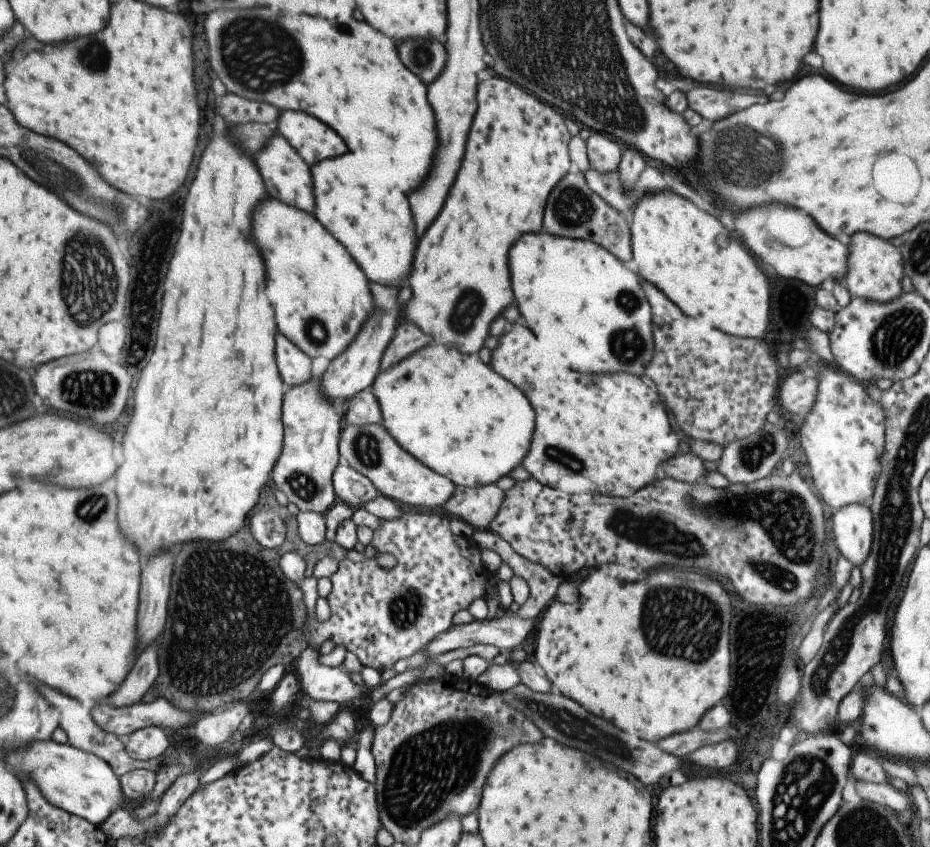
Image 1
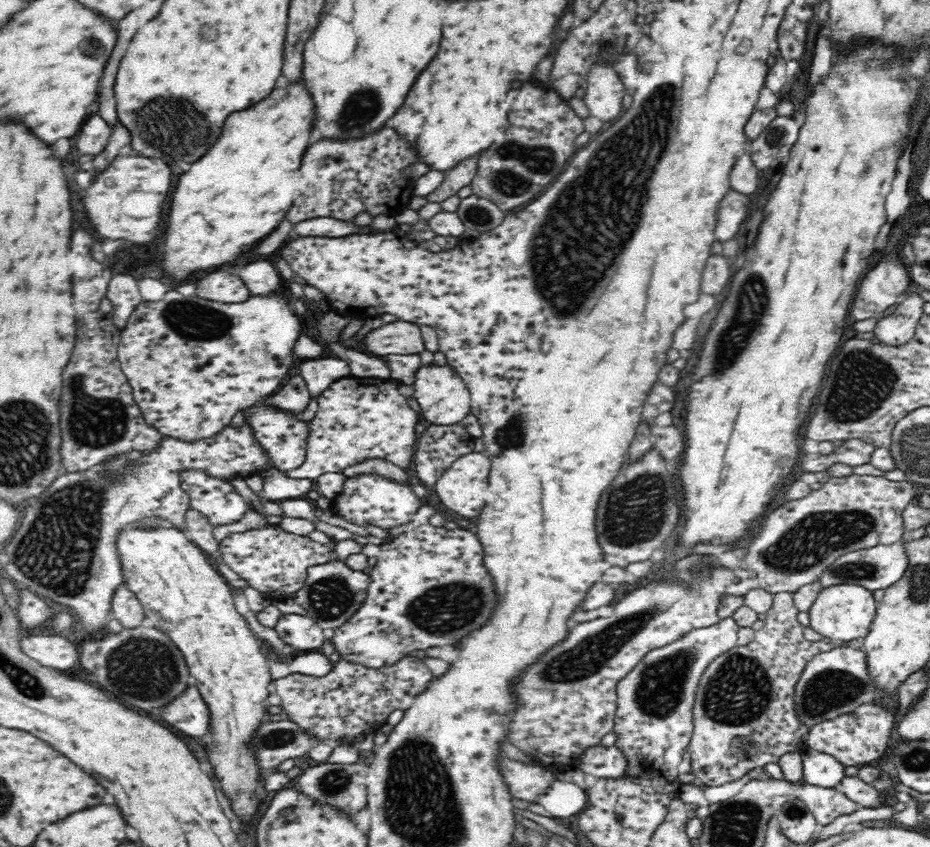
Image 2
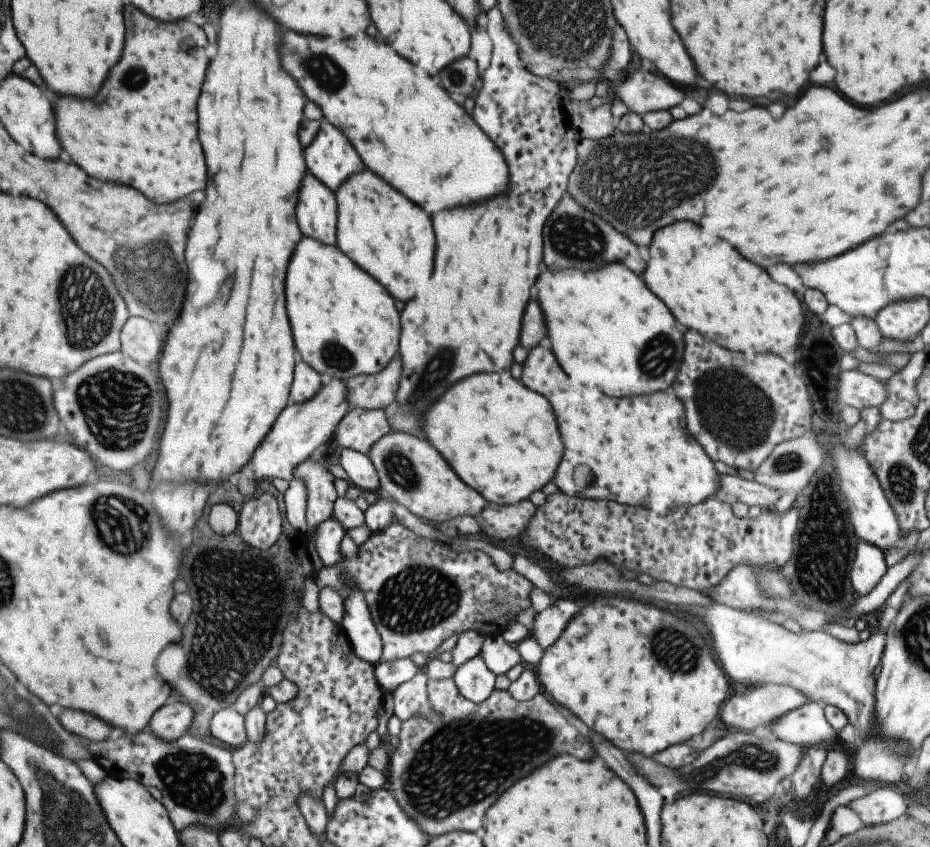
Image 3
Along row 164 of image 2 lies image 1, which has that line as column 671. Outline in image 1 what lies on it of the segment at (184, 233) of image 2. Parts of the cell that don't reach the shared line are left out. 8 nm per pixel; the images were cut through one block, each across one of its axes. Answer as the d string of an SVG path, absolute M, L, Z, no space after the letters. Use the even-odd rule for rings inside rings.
M669 190L644 194L633 207L628 226L632 255L627 267L659 288L683 314L707 316L711 326L725 334L761 338L767 326L769 286L753 258L731 234L725 246L721 244L717 218Z

